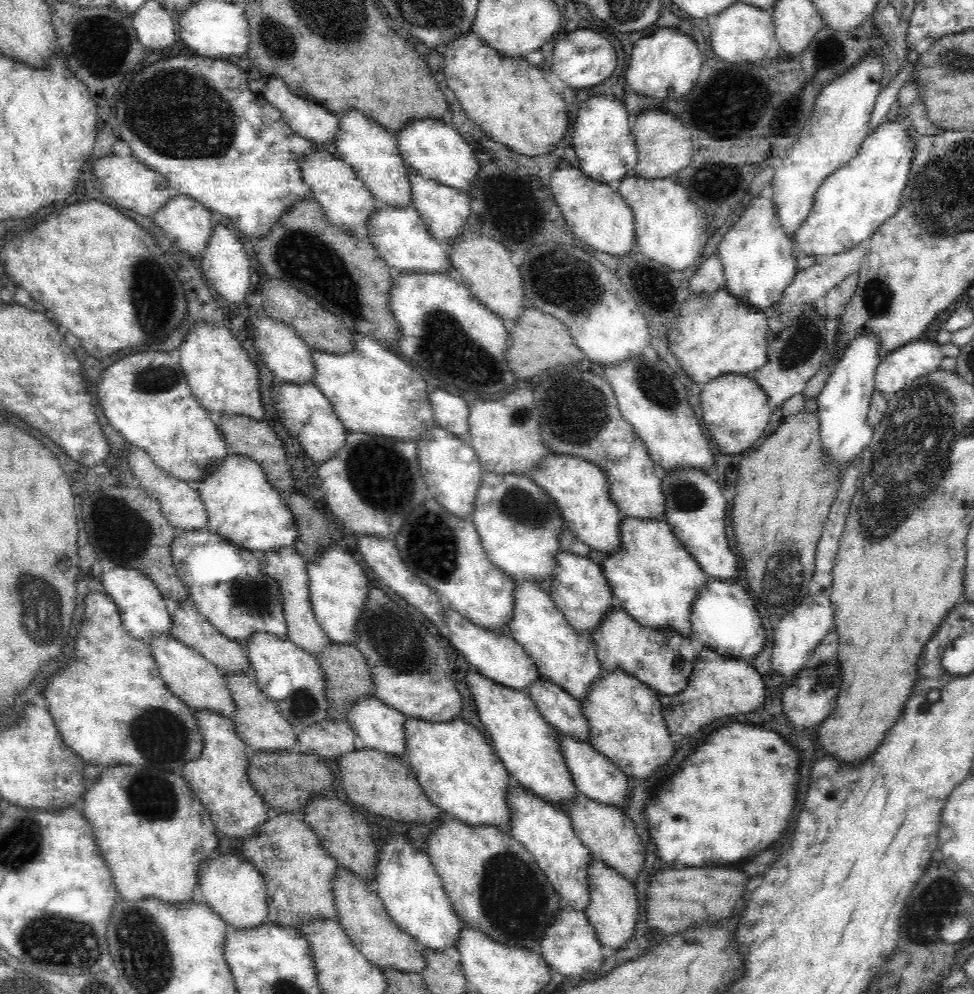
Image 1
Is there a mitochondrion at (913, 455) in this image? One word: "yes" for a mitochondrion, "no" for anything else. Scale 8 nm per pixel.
yes

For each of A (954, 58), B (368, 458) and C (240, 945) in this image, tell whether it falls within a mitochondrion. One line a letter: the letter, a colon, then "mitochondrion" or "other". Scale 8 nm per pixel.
A: mitochondrion
B: mitochondrion
C: other

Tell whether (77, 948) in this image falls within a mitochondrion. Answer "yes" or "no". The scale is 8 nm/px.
yes

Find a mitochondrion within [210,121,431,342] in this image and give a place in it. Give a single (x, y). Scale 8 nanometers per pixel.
(299, 251)

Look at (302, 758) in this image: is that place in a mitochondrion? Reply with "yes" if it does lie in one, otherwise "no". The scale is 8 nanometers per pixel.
no

